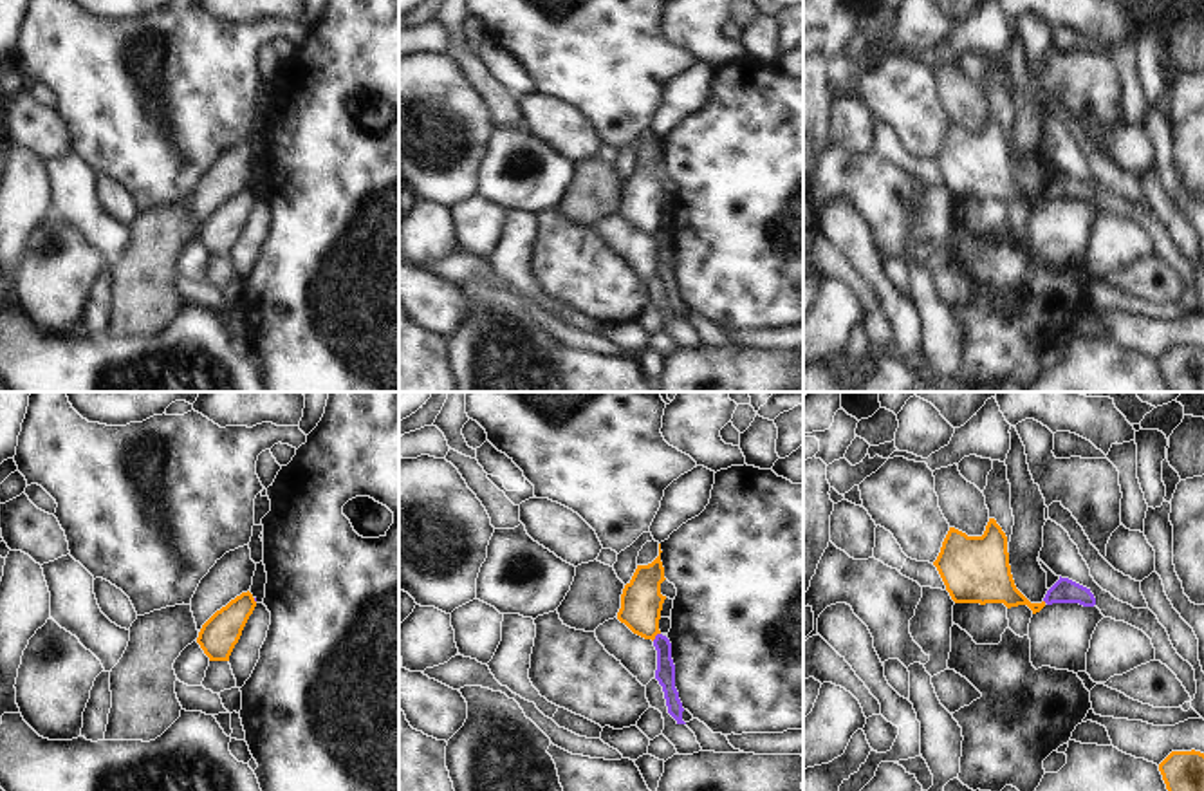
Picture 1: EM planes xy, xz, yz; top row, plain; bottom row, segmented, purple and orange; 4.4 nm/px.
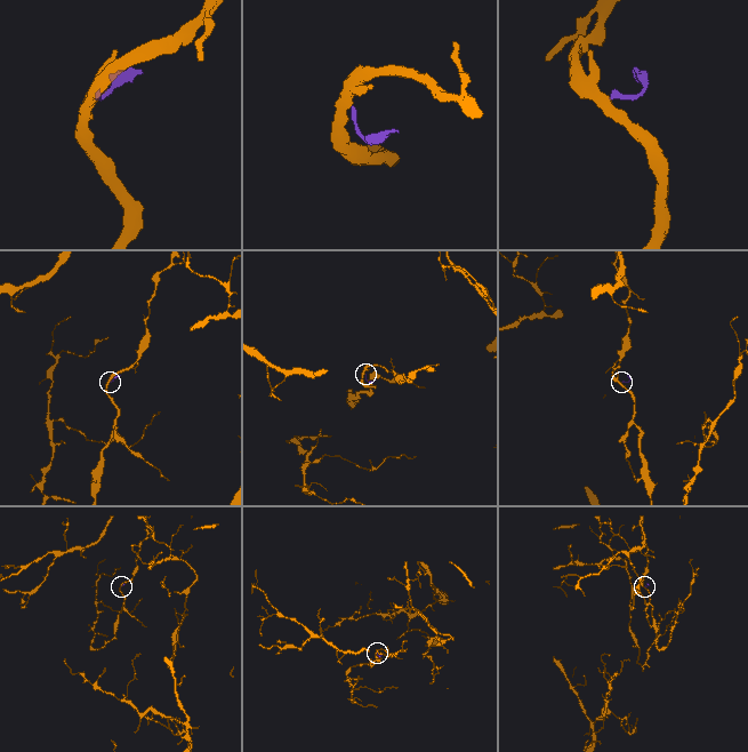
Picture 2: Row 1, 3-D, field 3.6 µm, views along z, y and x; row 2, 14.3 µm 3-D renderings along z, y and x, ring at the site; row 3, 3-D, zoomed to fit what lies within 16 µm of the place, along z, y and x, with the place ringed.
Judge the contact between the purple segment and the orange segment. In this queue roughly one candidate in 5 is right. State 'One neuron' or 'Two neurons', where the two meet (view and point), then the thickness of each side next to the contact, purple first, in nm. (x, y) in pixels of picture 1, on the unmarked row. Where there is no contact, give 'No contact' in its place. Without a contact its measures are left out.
Two neurons. Touches purple at xz (656, 232). Thickness 90 nm (purple) against 190 nm.

